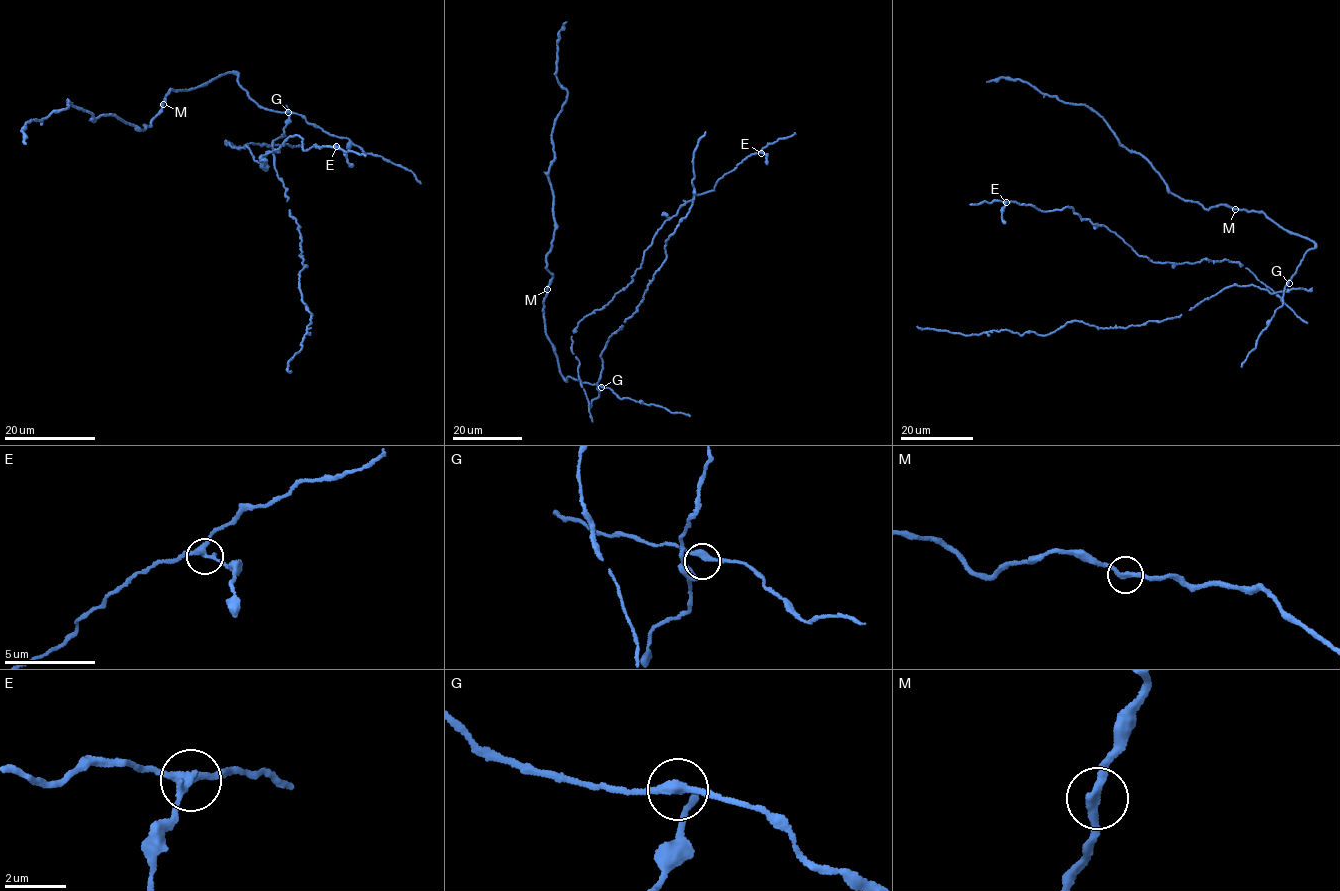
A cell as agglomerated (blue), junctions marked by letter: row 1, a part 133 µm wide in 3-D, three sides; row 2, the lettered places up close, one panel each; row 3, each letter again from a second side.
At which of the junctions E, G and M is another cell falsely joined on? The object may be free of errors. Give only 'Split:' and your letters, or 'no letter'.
Split: E

